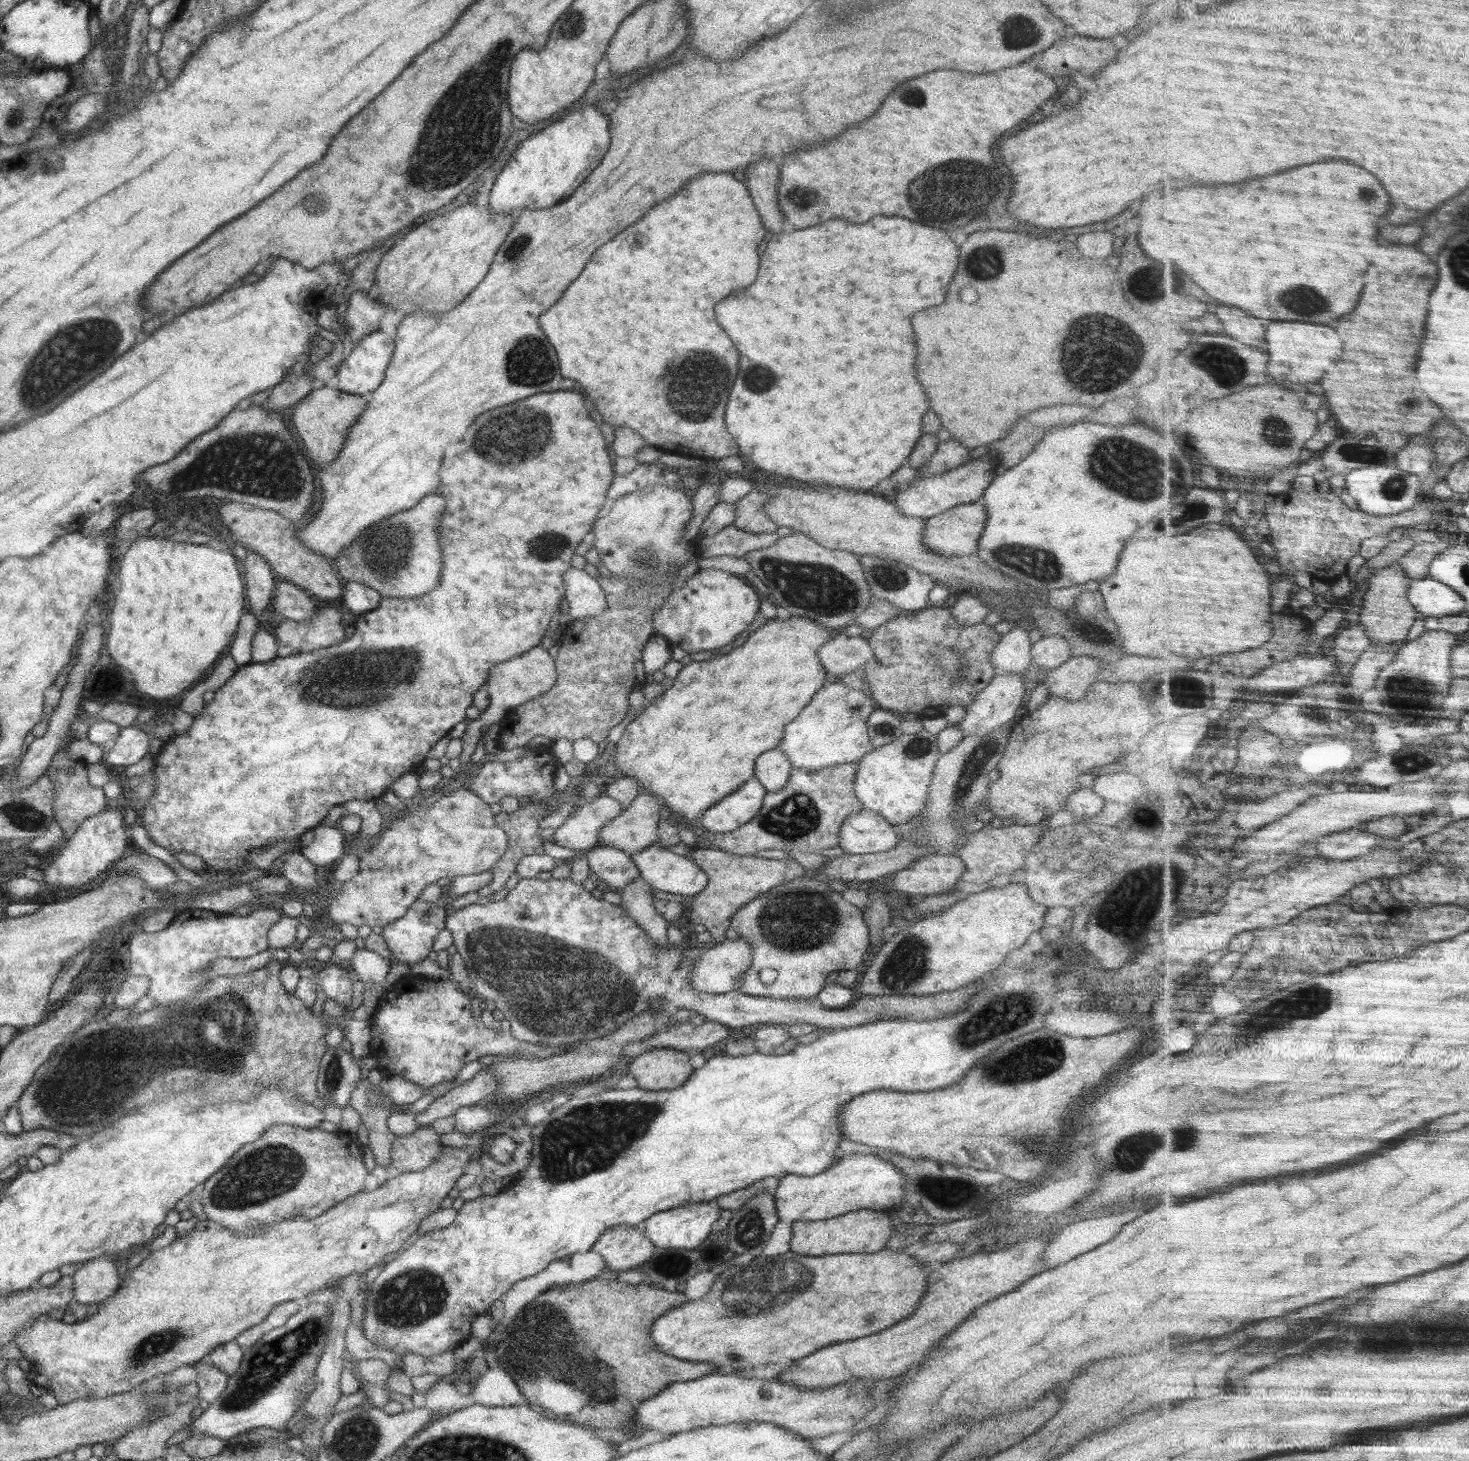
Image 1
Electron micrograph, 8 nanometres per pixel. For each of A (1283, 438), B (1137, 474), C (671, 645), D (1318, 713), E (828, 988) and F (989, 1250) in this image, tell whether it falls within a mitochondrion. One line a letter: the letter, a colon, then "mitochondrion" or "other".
A: mitochondrion
B: mitochondrion
C: other
D: mitochondrion
E: other
F: other

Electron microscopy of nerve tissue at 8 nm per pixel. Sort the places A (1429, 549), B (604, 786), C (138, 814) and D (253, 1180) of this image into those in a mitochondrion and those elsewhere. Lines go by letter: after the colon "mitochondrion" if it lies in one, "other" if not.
A: other
B: other
C: other
D: mitochondrion

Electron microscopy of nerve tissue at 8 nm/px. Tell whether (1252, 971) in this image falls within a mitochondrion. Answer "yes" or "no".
yes

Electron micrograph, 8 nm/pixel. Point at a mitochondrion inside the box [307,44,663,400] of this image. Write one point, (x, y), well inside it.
(436, 164)

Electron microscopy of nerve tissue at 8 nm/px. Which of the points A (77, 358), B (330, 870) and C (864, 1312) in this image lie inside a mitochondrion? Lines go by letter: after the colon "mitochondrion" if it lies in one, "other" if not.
A: mitochondrion
B: other
C: other

